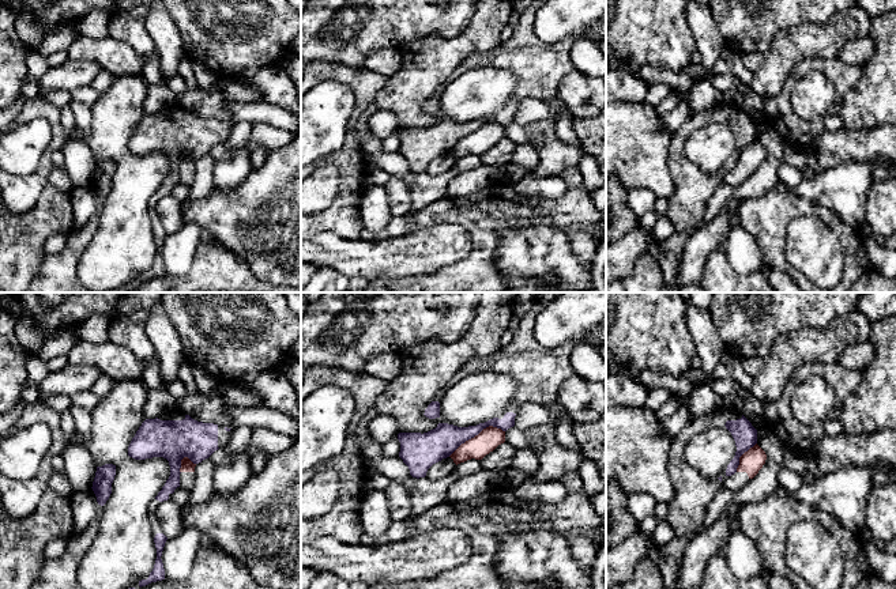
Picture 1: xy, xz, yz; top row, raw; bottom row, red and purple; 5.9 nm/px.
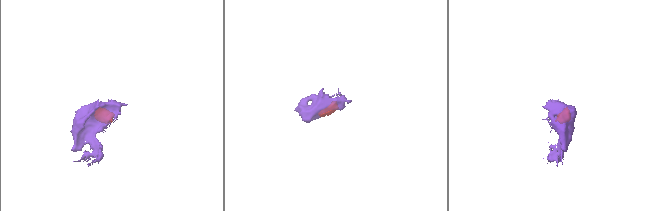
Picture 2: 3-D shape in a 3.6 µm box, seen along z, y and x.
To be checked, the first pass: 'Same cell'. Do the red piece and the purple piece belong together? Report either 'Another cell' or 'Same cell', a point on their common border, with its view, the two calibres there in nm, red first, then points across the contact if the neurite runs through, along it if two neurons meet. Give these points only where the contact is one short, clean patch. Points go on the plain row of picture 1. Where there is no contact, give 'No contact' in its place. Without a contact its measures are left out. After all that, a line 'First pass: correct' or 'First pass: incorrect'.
Another cell. Touches red at xz (475, 131). Thickness 140 nm (red) against 190 nm. Boundary: xz (504, 125), (496, 121), (486, 121), (462, 138), (448, 151)
First pass: incorrect

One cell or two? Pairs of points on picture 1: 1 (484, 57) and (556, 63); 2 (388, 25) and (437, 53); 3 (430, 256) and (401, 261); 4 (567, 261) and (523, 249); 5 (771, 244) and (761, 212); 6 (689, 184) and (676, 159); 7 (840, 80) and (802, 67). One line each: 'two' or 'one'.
1: one
2: two
3: one
4: one
5: one
6: one
7: one

